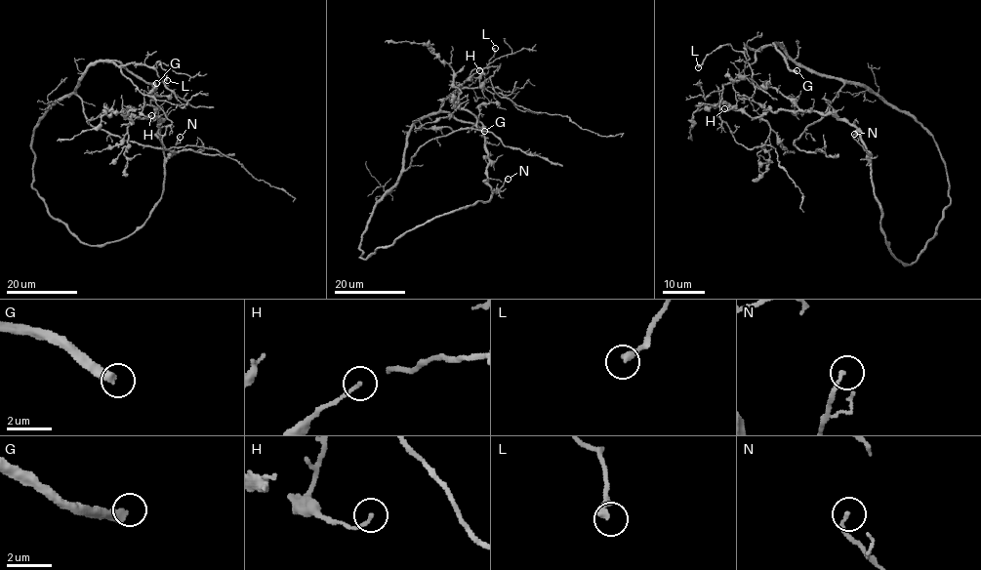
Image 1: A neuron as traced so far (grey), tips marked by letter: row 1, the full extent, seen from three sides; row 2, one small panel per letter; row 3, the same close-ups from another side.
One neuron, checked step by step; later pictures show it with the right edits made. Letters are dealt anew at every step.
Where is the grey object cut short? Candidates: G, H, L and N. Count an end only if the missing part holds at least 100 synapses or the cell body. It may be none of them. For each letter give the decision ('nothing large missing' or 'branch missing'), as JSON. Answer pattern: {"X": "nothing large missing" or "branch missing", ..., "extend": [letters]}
{"G": "branch missing", "H": "nothing large missing", "L": "nothing large missing", "N": "nothing large missing", "extend": ["G"]}

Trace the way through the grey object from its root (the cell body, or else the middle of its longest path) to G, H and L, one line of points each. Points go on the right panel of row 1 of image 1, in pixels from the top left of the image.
G: (762, 46), (774, 45), (784, 56), (786, 65), (797, 70)
H: (762, 46), (756, 54), (756, 61), (732, 82), (736, 104), (728, 110), (724, 108)
L: (762, 46), (735, 51), (729, 45), (720, 45), (698, 67)

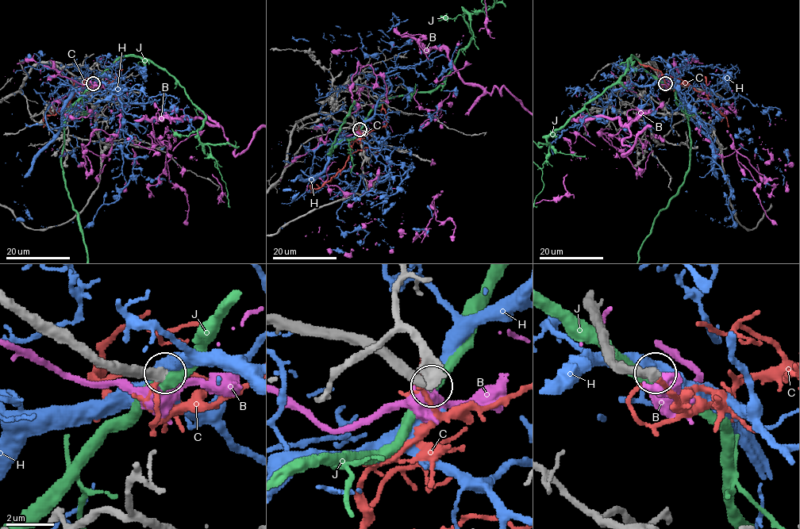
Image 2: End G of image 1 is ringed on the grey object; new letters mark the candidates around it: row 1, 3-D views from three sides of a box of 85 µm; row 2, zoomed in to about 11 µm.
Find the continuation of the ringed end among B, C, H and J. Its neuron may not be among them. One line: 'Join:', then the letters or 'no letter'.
Join: no letter

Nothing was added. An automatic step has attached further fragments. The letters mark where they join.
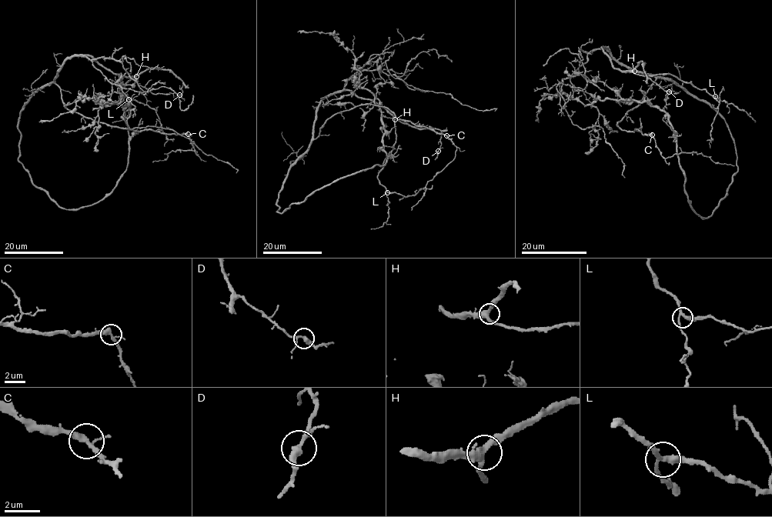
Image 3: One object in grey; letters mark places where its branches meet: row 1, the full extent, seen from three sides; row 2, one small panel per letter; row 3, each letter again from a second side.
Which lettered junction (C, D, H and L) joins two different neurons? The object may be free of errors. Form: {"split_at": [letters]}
{"split_at": []}

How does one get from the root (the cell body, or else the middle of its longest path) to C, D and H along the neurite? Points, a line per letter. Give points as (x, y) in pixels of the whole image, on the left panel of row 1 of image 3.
C: (56, 75), (55, 84), (60, 89), (62, 103), (71, 111), (98, 122), (134, 131), (153, 129), (188, 134)
D: (56, 75), (67, 59), (91, 55), (114, 73), (127, 76), (151, 68), (170, 69), (182, 81), (179, 95)
H: (56, 75), (67, 59), (75, 55), (91, 55), (114, 73), (136, 76)

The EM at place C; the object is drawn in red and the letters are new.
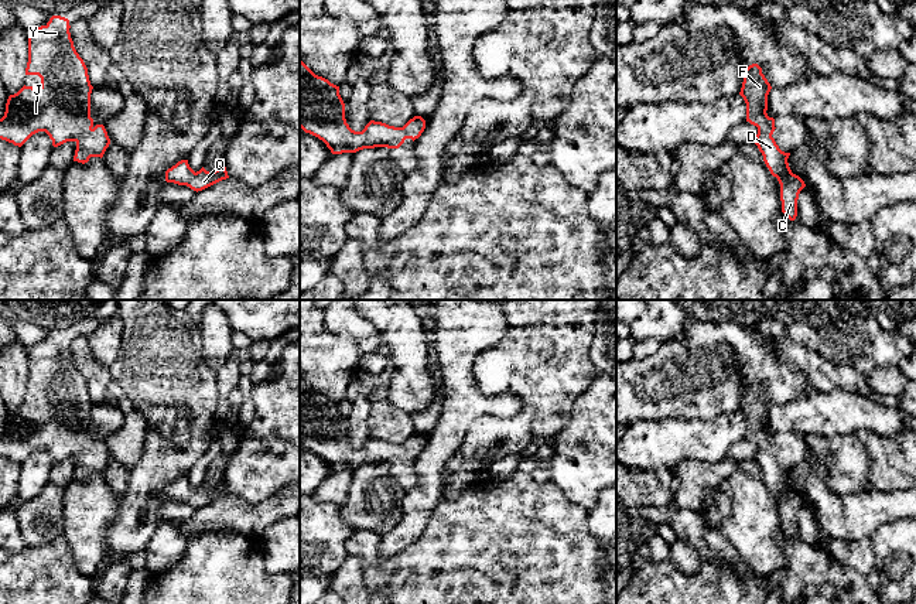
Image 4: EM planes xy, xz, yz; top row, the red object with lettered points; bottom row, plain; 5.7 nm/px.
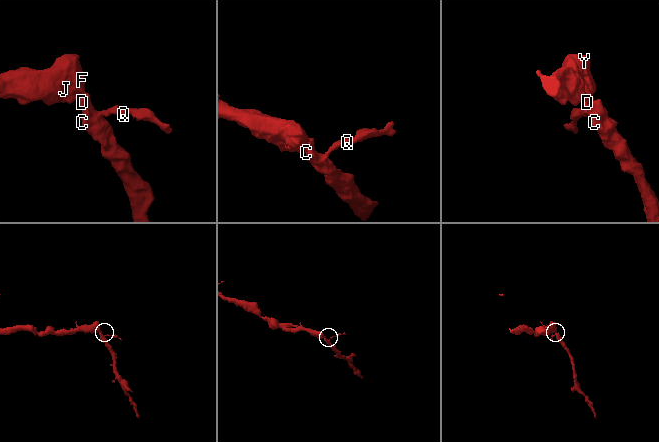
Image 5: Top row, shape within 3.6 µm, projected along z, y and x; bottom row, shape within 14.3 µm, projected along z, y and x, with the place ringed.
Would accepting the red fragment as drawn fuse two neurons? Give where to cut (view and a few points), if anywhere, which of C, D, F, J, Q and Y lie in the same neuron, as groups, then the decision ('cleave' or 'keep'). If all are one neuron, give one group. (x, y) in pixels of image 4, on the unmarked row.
no cut; C D F J Q Y; keep

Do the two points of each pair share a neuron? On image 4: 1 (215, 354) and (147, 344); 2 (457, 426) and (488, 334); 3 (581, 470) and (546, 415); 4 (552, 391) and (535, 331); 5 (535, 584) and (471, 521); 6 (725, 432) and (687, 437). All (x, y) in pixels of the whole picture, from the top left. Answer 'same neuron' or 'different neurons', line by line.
1: different neurons
2: same neuron
3: different neurons
4: same neuron
5: same neuron
6: same neuron

